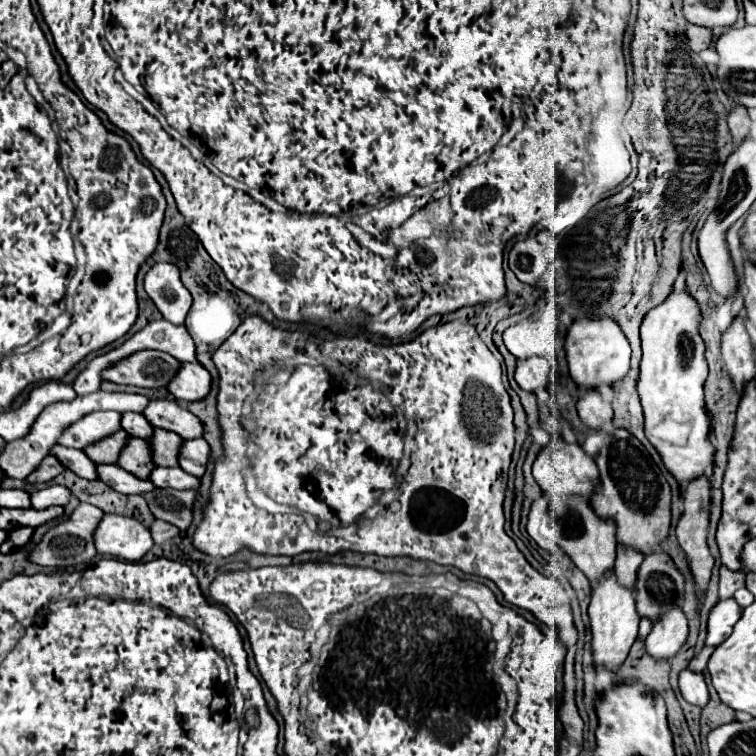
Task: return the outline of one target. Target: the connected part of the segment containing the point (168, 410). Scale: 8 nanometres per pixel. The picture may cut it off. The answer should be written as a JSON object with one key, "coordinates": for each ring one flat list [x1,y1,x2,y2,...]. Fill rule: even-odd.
{"coordinates":[[152,400,148,404,148,408,144,410,144,416,148,418,148,422,152,426,176,432,184,440,192,440,192,438,202,438,204,436,202,422,194,414,190,414,188,408,180,406,178,402]]}

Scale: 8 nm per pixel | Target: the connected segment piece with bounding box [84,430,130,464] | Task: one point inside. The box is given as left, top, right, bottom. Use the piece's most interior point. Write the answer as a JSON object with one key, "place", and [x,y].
{"place":[106,452]}

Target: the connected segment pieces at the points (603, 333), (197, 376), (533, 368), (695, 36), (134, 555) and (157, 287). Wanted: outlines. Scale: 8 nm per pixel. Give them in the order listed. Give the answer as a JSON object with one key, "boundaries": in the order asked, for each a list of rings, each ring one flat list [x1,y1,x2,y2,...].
{"boundaries":[[[580,318,566,334,566,360,570,378,582,388,616,384,630,370,630,344,612,318]],[[182,364,176,378,168,384,168,390,180,402,198,402,212,390,212,376,204,366]],[[532,356,516,366,516,382,522,390,534,392,538,388,550,388,552,380,552,364,542,356]],[[688,24,686,36,688,36,688,44,694,52,700,52,712,44,712,30,696,26,696,24]],[[106,514,96,528,98,554,110,554,122,560,138,562,154,546,150,530,128,516]],[[154,264,146,274,144,288,168,322,176,326,184,324,186,314,192,306,192,294,180,282,180,272,174,264]]]}

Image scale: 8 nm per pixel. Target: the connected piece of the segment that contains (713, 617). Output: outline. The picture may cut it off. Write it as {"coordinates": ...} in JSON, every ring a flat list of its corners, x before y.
{"coordinates":[[734,598,720,600,720,602,710,610,706,644,708,644,708,646,718,646,718,644,722,644,722,642,732,634,732,628,734,628,734,624,740,620,740,616,742,616,742,608,736,604]]}

